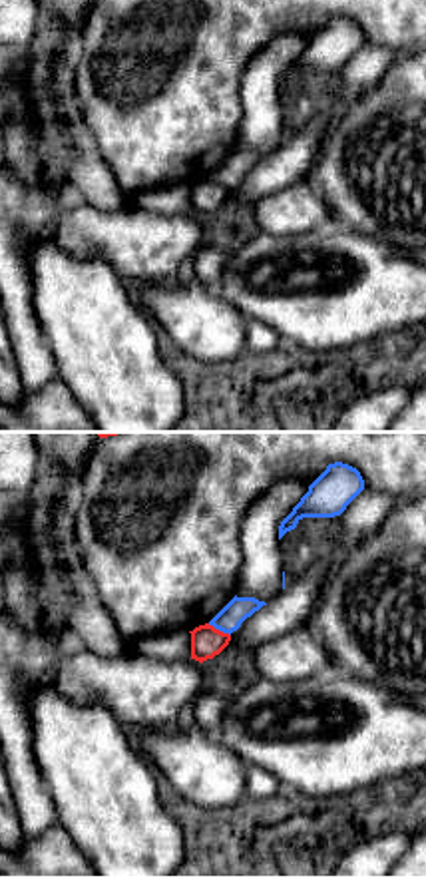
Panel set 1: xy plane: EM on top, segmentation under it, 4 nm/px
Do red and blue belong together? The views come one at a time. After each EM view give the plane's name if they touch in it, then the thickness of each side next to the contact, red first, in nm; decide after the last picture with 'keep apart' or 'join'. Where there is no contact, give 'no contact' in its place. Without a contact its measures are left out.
xy | 130/100 nm

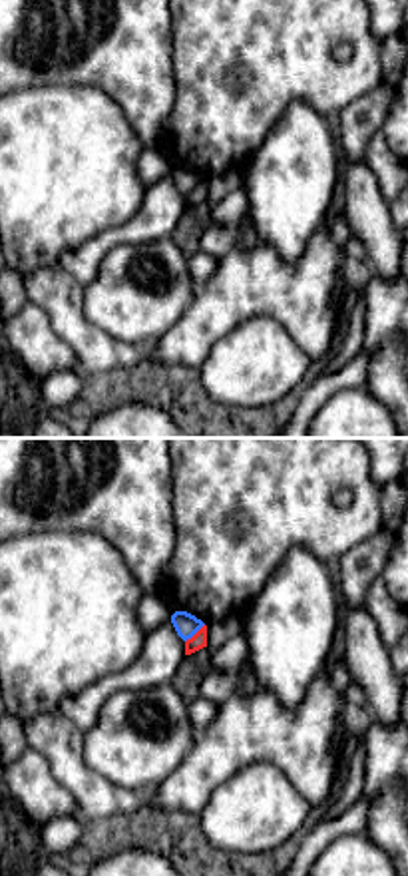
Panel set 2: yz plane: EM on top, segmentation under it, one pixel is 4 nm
yz | 70/90 nm

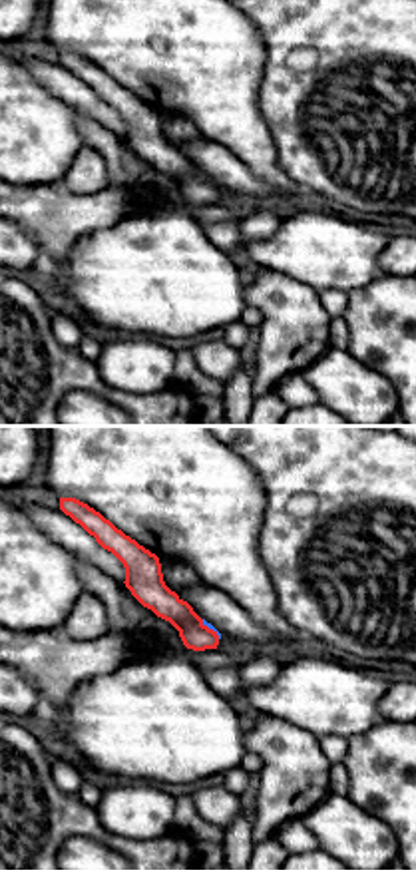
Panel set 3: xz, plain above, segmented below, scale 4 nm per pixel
xz | 120/20 nm

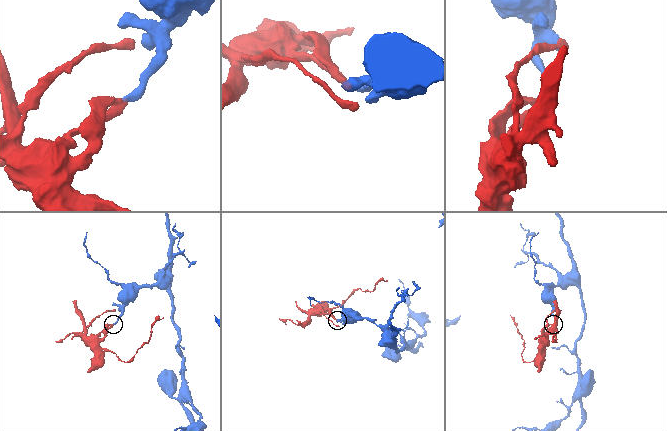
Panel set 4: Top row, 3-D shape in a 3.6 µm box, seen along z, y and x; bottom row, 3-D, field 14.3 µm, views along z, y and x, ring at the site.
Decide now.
keep apart

